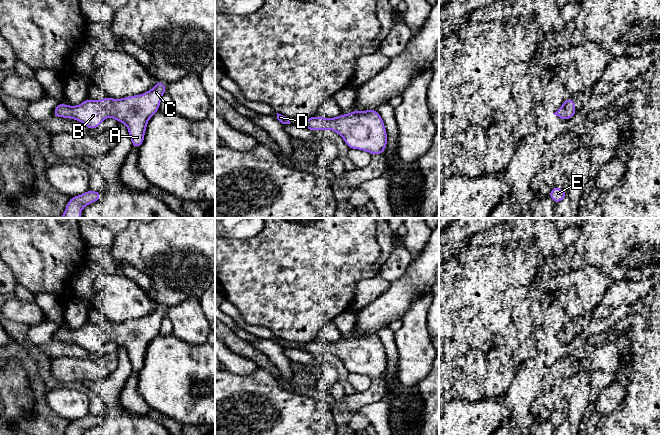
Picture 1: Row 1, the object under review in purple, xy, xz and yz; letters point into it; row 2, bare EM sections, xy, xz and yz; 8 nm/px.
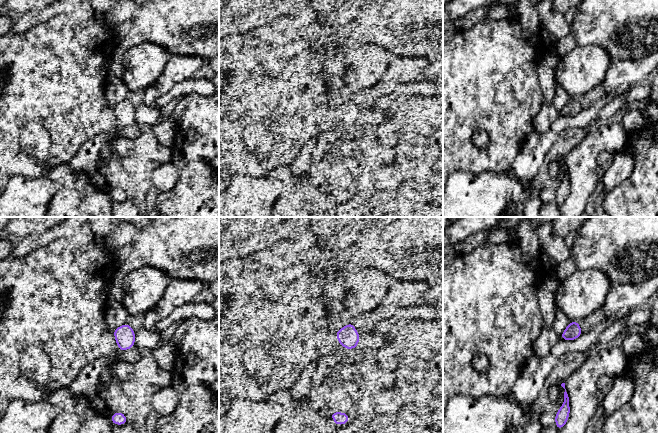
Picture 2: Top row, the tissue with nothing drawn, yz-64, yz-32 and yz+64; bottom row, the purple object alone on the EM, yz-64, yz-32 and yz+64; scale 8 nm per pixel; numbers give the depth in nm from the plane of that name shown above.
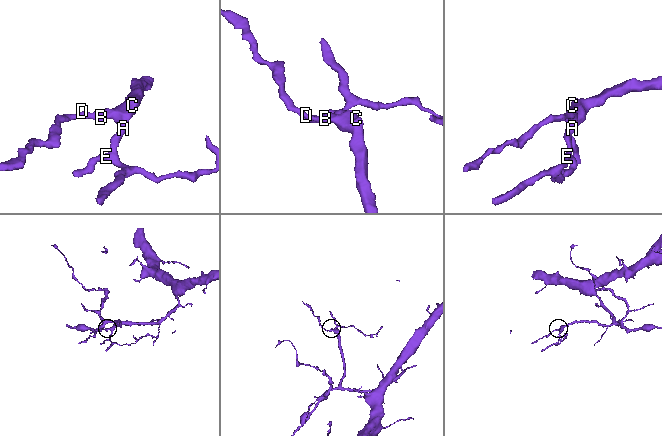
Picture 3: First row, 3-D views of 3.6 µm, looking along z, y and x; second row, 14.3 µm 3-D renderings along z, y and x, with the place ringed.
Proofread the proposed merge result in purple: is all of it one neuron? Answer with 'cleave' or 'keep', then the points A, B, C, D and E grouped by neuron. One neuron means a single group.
keep; groups A B C D E

